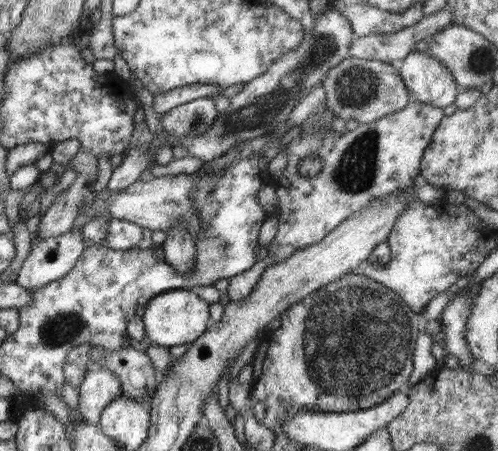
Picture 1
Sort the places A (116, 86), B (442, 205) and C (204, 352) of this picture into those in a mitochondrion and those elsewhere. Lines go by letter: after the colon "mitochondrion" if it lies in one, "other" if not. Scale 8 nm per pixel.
A: other
B: other
C: other

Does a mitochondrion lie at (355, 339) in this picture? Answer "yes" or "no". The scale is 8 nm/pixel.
yes

